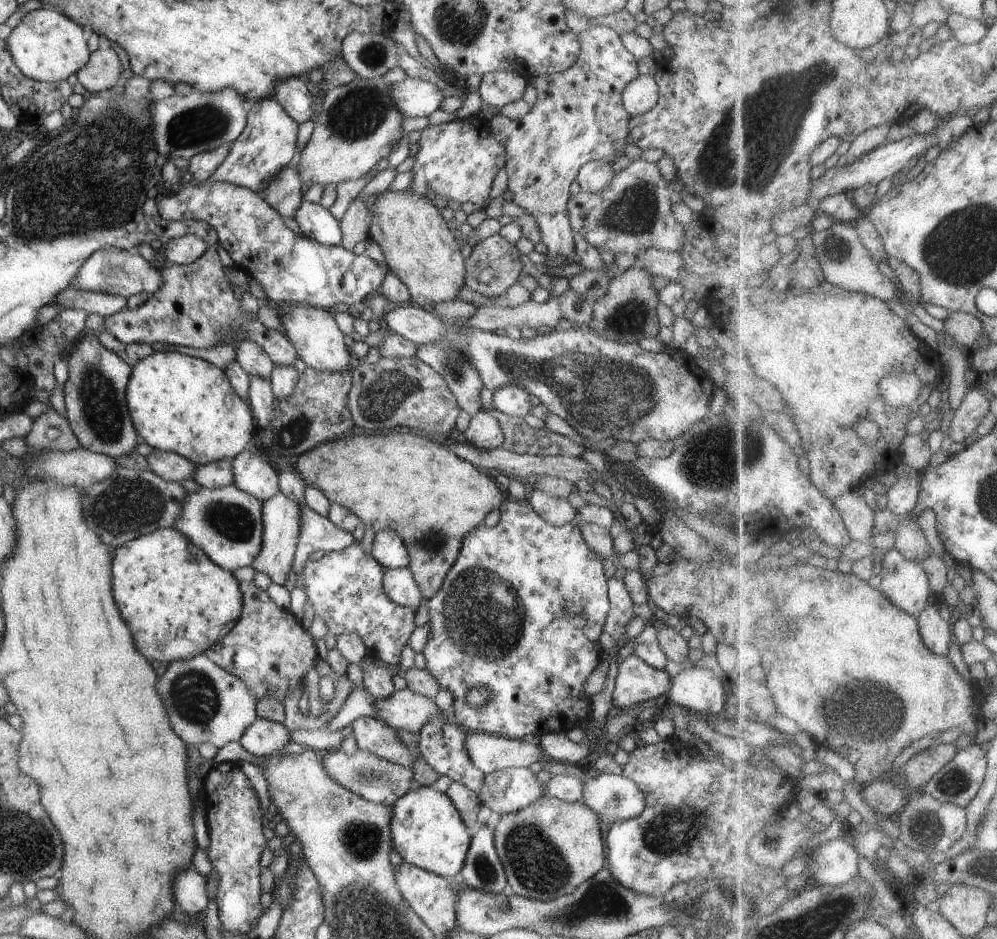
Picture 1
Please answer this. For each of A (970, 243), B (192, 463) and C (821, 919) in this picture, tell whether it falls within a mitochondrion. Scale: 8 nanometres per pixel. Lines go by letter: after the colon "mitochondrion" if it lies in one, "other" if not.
A: mitochondrion
B: other
C: mitochondrion

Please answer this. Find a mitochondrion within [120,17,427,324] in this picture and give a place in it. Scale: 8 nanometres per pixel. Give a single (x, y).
(355, 115)

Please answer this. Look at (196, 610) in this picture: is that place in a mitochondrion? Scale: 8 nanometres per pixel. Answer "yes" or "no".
no

